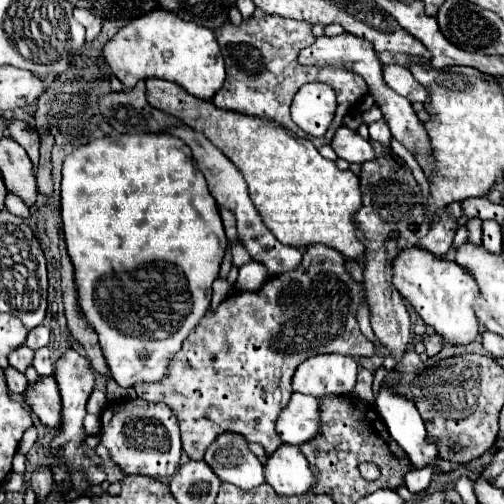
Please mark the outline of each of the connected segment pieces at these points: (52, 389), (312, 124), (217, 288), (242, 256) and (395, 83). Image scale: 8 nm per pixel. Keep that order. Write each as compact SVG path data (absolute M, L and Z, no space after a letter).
M40 378L36 384L28 386L24 392L28 406L36 412L42 424L58 430L62 424L62 400L54 378Z
M324 82L304 84L292 102L292 120L310 136L324 136L337 108L335 91Z
M218 278L218 280L214 282L214 296L212 296L212 304L210 304L210 310L212 310L212 312L218 308L220 302L224 302L224 298L230 294L230 290L232 290L232 288L228 286L226 280L220 280L220 278Z
M234 242L234 244L230 246L230 252L232 252L232 266L242 266L242 264L246 264L246 262L252 260L250 254L246 252L246 248L240 246L238 242Z
M384 66L384 82L394 90L398 92L400 96L408 98L410 102L426 102L428 98L428 92L426 88L420 86L420 82L412 76L412 72L408 68L402 68L402 66Z

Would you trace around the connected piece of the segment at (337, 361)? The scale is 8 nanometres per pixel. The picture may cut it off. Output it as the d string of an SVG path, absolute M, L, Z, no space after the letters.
M318 354L304 360L292 378L294 392L328 396L352 394L356 384L356 360L342 354Z

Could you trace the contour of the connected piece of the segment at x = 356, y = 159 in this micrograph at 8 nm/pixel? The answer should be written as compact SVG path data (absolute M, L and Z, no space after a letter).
M340 126L336 130L332 148L338 154L338 158L344 158L350 164L364 164L364 162L376 160L372 144L364 140L356 130L350 130L346 126Z

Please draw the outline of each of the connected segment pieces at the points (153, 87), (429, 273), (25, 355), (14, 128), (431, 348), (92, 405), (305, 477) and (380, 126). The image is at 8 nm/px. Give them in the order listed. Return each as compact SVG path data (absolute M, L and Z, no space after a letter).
M158 78L146 80L146 98L154 108L180 118L192 130L204 134L234 162L248 182L250 198L264 224L282 244L302 250L312 244L324 244L352 260L364 254L358 226L350 218L362 206L359 177L351 170L338 170L338 166L322 158L306 138L296 138L274 122L220 110L212 102L190 96L172 82Z
M416 246L402 250L394 258L394 286L416 308L420 318L444 338L444 342L458 346L470 344L480 336L480 320L474 312L474 304L480 298L478 284L456 262L438 260Z
M22 346L22 348L16 348L16 350L8 356L8 362L10 362L12 368L16 368L18 372L24 374L24 372L32 366L32 356L34 356L34 352L28 350L26 346Z
M12 120L12 124L8 124L8 130L10 130L10 136L22 144L22 148L26 148L32 164L36 166L38 164L38 134L32 126L28 126L24 120Z
M430 334L430 336L424 336L424 346L426 346L426 354L428 356L436 356L440 350L442 350L442 338L438 334Z
M96 388L96 390L90 394L90 400L88 400L88 412L90 412L90 414L100 414L100 412L106 408L106 404L108 404L106 394Z
M282 444L264 466L266 482L280 496L304 496L316 486L316 476L298 446Z
M378 120L378 122L372 122L370 124L370 140L372 142L378 142L386 148L390 148L390 140L392 140L392 134L388 132L388 126L384 124L384 120Z

